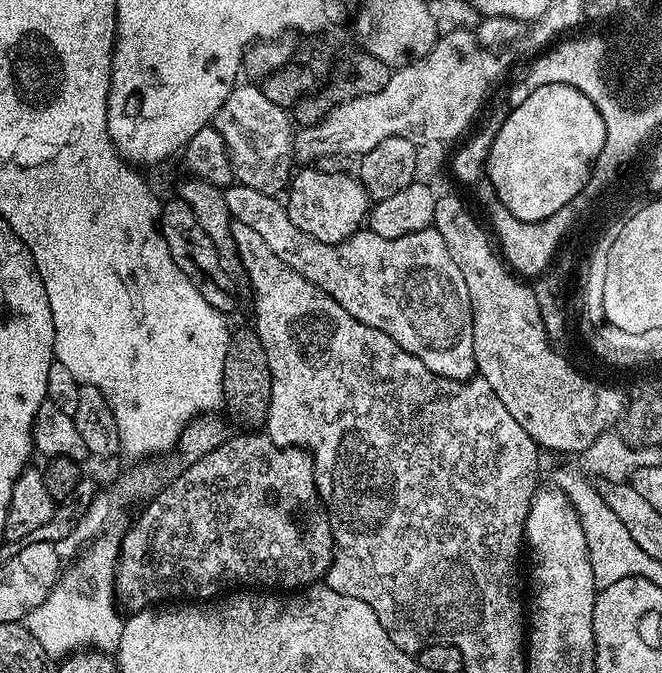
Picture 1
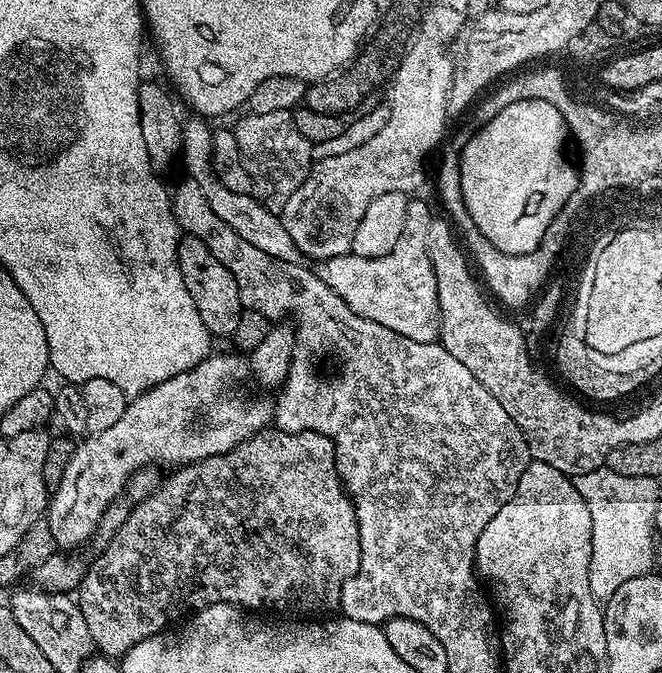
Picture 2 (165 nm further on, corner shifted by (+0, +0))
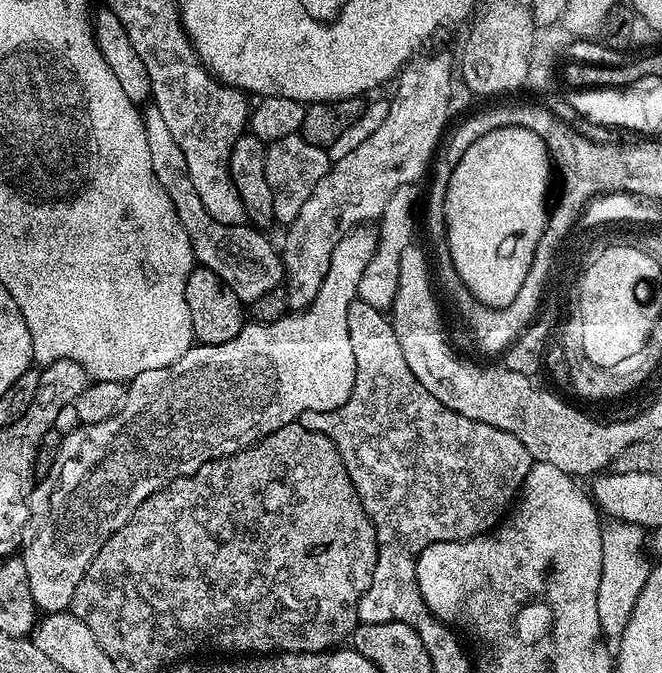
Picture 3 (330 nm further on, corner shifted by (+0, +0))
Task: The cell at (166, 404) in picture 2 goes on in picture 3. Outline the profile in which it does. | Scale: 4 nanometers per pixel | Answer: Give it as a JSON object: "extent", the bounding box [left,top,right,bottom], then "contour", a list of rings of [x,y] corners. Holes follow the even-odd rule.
{"extent":[22,223,379,613],"contour":[[[371,223],[356,225],[340,239],[338,246],[334,246],[334,254],[330,254],[330,270],[326,270],[326,278],[322,278],[322,290],[318,290],[318,294],[309,308],[283,316],[282,319],[269,324],[245,323],[244,329],[234,338],[230,338],[230,342],[196,344],[189,348],[186,354],[182,354],[182,358],[178,358],[178,362],[174,362],[169,368],[146,370],[146,374],[138,374],[133,380],[127,381],[126,406],[122,406],[122,410],[118,410],[118,414],[114,418],[106,418],[106,422],[98,422],[97,424],[81,424],[80,427],[67,433],[61,439],[58,458],[54,462],[52,475],[46,484],[48,501],[44,504],[44,513],[41,514],[40,521],[36,525],[34,525],[35,523],[31,525],[30,531],[22,544],[22,559],[26,566],[26,578],[30,586],[30,594],[41,613],[63,612],[71,605],[74,590],[78,586],[78,582],[82,582],[82,574],[86,574],[86,570],[98,554],[98,550],[102,550],[105,542],[115,532],[122,530],[122,526],[126,526],[126,522],[130,522],[134,510],[138,510],[138,506],[142,502],[146,502],[146,498],[150,498],[150,494],[154,494],[159,488],[165,488],[168,481],[179,480],[181,476],[192,476],[206,462],[246,450],[251,444],[256,444],[262,438],[274,434],[274,430],[278,430],[287,424],[297,423],[302,414],[307,412],[332,412],[335,408],[340,408],[347,402],[354,390],[354,382],[356,381],[354,346],[350,346],[348,315],[350,314],[350,306],[360,294],[358,282],[362,282],[362,270],[366,270],[366,266],[370,266],[370,262],[376,253],[376,247],[379,245],[379,231]]]}

